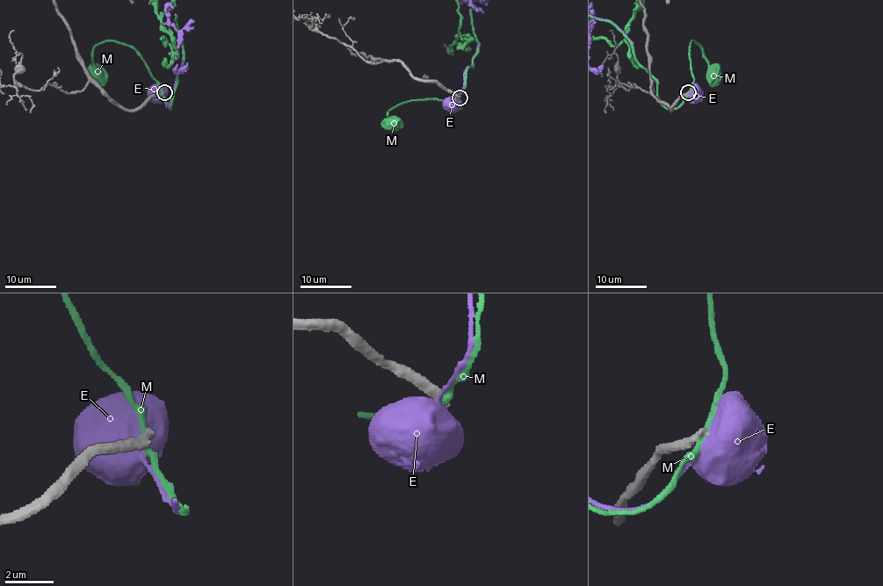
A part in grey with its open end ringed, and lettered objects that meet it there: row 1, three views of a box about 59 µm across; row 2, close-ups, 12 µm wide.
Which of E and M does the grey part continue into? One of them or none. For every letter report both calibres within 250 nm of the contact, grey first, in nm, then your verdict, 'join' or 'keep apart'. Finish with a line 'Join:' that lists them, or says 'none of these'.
E: 320/700 nm | keep apart
M: 400/240 nm | keep apart
Join: none of these

